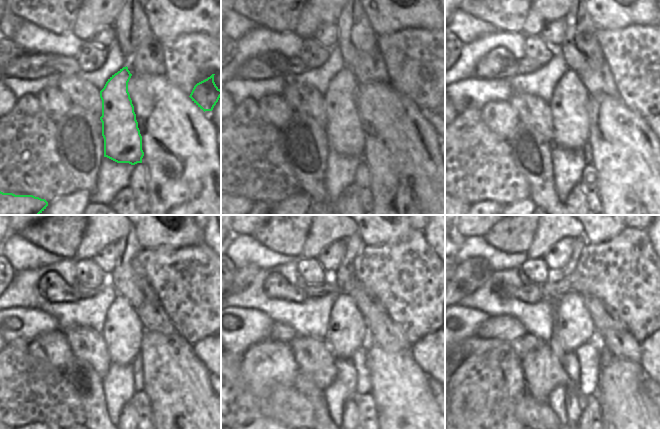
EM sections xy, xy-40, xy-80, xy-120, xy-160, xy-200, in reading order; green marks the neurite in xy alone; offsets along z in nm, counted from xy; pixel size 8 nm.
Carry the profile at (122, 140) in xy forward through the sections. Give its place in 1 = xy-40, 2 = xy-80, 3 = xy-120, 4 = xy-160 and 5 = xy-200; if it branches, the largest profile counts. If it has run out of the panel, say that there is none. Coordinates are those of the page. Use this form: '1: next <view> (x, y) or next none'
1: next xy-40 (344, 131)
2: next xy-80 (569, 104)
3: next xy-120 (123, 330)
4: next xy-160 (348, 329)
5: next xy-200 (573, 326)

